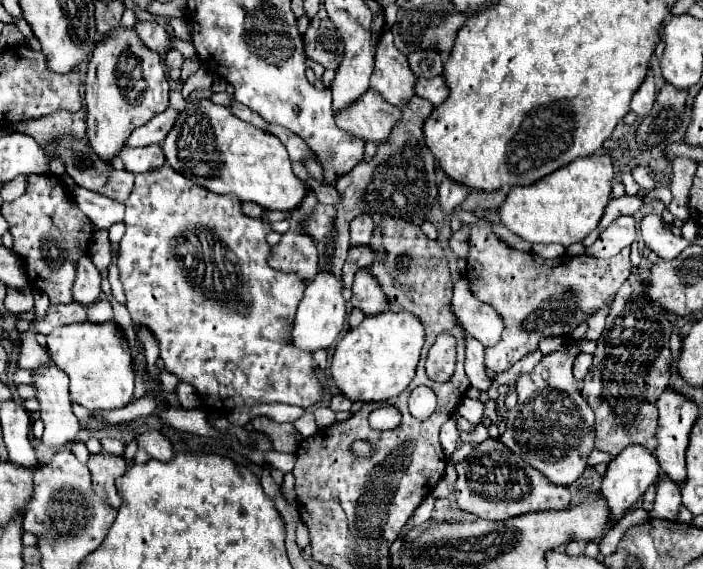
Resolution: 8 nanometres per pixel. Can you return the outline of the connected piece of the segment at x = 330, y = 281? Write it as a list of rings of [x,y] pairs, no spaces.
[[[329,271],[317,273],[315,279],[307,285],[305,297],[299,303],[293,331],[291,331],[291,343],[299,351],[315,353],[317,349],[327,349],[335,343],[335,339],[341,333],[343,321],[345,321],[345,301],[341,297],[341,289],[343,289],[343,281],[337,279],[335,275],[331,275]]]

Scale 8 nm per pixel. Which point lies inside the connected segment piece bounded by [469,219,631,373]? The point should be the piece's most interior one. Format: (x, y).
(536, 297)

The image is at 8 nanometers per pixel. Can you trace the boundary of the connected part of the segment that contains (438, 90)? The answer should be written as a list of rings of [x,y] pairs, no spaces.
[[[419,77],[417,83],[415,83],[415,95],[421,97],[421,99],[427,99],[429,103],[433,105],[439,105],[447,99],[449,95],[449,89],[443,81],[443,77],[433,77],[433,79],[425,79],[425,77]]]

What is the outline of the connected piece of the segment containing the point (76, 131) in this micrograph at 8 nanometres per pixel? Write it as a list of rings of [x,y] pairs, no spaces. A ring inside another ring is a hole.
[[[79,109],[77,113],[53,113],[35,121],[12,125],[9,131],[31,135],[43,149],[43,143],[47,143],[47,139],[53,139],[63,131],[71,131],[73,135],[85,135],[86,113],[83,109]]]

